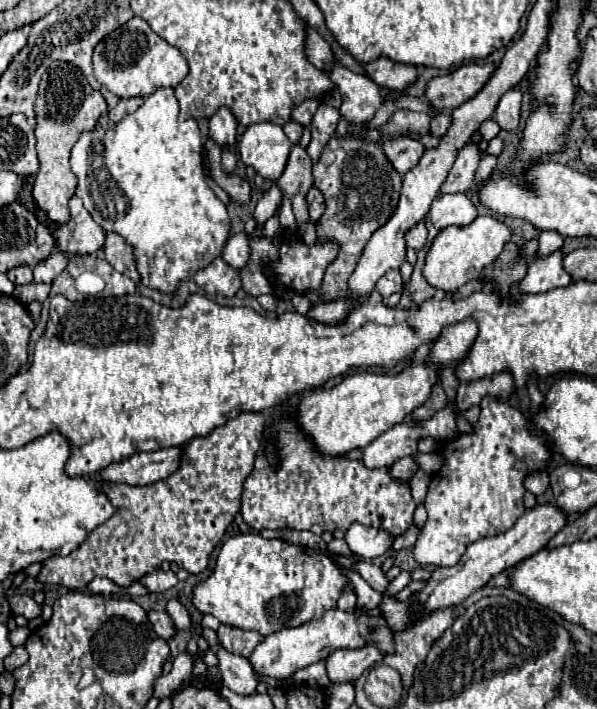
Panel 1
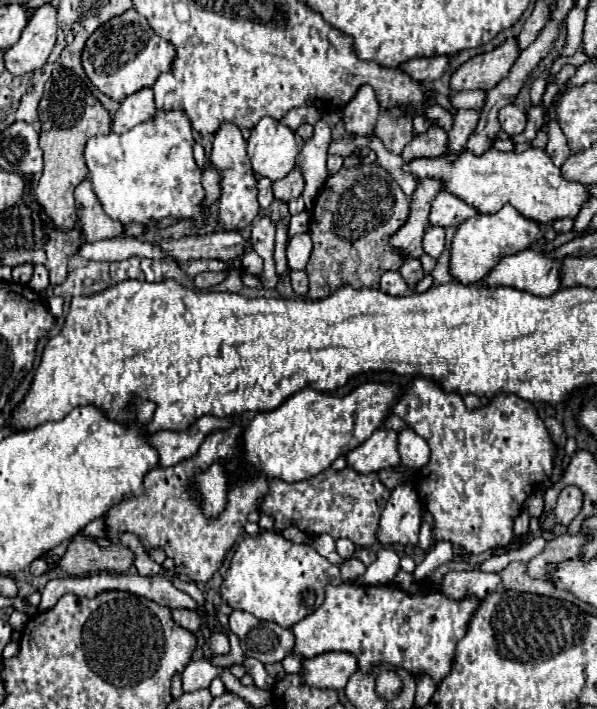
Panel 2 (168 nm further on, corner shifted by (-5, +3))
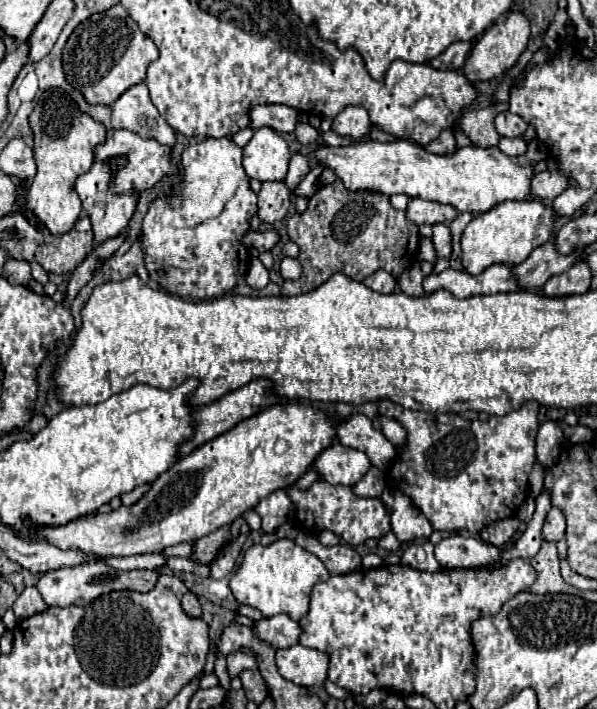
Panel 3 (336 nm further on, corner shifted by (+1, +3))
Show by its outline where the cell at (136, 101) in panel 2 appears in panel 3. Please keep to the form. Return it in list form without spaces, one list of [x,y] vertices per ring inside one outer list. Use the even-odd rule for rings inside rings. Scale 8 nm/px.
[[[134,84],[112,104],[112,128],[126,128],[142,138],[154,138],[160,144],[174,146],[176,134],[166,124],[158,108],[150,102],[146,84]]]

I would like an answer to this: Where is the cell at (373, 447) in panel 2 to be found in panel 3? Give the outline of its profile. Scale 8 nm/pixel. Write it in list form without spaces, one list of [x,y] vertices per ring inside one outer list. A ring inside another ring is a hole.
[[[334,442],[318,454],[310,470],[314,470],[328,484],[354,486],[370,466],[372,464],[364,452]]]

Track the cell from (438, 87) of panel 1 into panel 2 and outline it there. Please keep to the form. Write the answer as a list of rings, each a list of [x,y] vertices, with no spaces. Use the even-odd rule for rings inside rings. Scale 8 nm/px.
[[[510,38],[492,52],[478,54],[462,64],[450,78],[450,88],[454,92],[462,90],[492,90],[504,76],[508,76],[512,64],[518,58],[516,40]]]

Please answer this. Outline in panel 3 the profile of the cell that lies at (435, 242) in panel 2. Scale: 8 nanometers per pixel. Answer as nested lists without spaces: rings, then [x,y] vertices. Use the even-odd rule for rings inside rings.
[[[434,224],[432,230],[434,230],[432,240],[434,240],[434,246],[436,246],[438,258],[450,258],[450,254],[452,254],[452,234],[450,234],[450,228],[446,224]]]

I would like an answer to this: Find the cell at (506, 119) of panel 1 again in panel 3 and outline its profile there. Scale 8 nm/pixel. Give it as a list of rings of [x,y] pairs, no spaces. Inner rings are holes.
[[[500,112],[496,116],[496,130],[500,136],[506,136],[506,138],[522,136],[526,132],[526,128],[528,128],[528,124],[512,112]]]

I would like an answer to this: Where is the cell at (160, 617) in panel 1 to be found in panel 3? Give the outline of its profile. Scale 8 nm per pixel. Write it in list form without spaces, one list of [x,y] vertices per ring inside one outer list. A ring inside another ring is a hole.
[[[186,592],[186,594],[184,594],[184,598],[182,598],[182,608],[184,608],[184,612],[186,612],[188,616],[194,616],[194,618],[202,616],[202,606],[200,606],[200,602],[198,602],[198,598],[196,598],[194,592]]]

